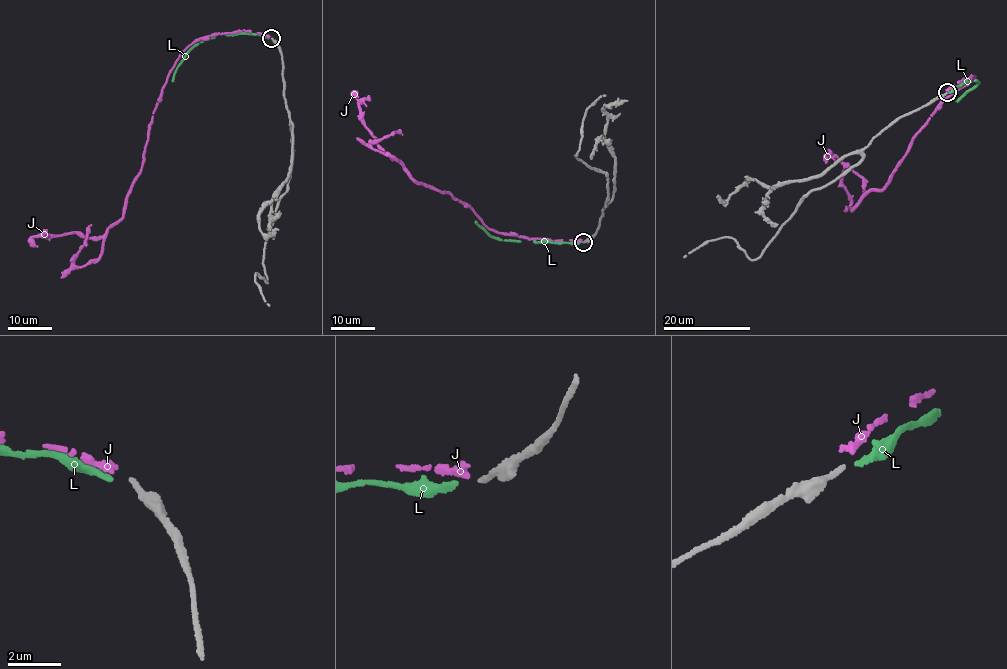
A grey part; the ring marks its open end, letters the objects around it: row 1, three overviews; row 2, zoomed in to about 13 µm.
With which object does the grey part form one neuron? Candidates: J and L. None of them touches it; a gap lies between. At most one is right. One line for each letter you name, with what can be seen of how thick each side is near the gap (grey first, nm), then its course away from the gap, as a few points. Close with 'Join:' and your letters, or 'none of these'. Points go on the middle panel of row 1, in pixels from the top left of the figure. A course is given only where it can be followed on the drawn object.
J: Thickness 200 nm (grey) against 240 nm. Its course: (582, 241), (502, 234), (487, 227), (471, 208), (417, 182), (399, 161), (369, 145), (398, 130), (402, 134)
Join: J

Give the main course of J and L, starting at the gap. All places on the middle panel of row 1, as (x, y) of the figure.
J: (582, 241), (502, 234), (487, 227), (471, 208), (417, 182), (399, 161), (369, 145), (398, 130), (402, 134)
L: (580, 242), (500, 239), (490, 235), (476, 221)

